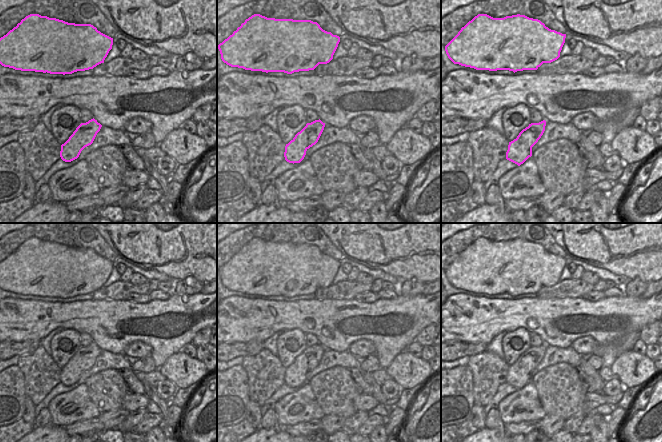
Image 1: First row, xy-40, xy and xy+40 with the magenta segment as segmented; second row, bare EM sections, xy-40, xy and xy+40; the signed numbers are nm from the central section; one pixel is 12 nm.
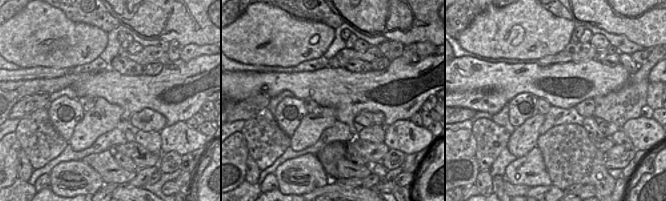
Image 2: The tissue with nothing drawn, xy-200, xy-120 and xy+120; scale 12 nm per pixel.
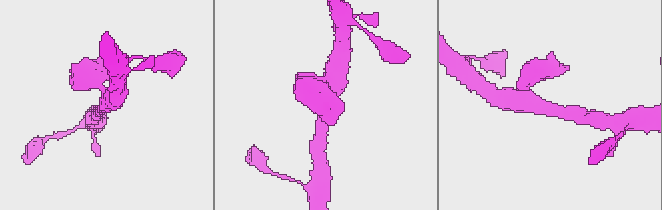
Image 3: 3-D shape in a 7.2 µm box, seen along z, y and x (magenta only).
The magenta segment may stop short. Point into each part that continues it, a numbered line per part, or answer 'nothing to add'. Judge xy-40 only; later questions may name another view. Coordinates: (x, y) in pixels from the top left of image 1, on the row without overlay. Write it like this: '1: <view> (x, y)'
nothing to add

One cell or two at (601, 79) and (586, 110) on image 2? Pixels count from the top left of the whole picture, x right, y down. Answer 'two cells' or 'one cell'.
two cells

